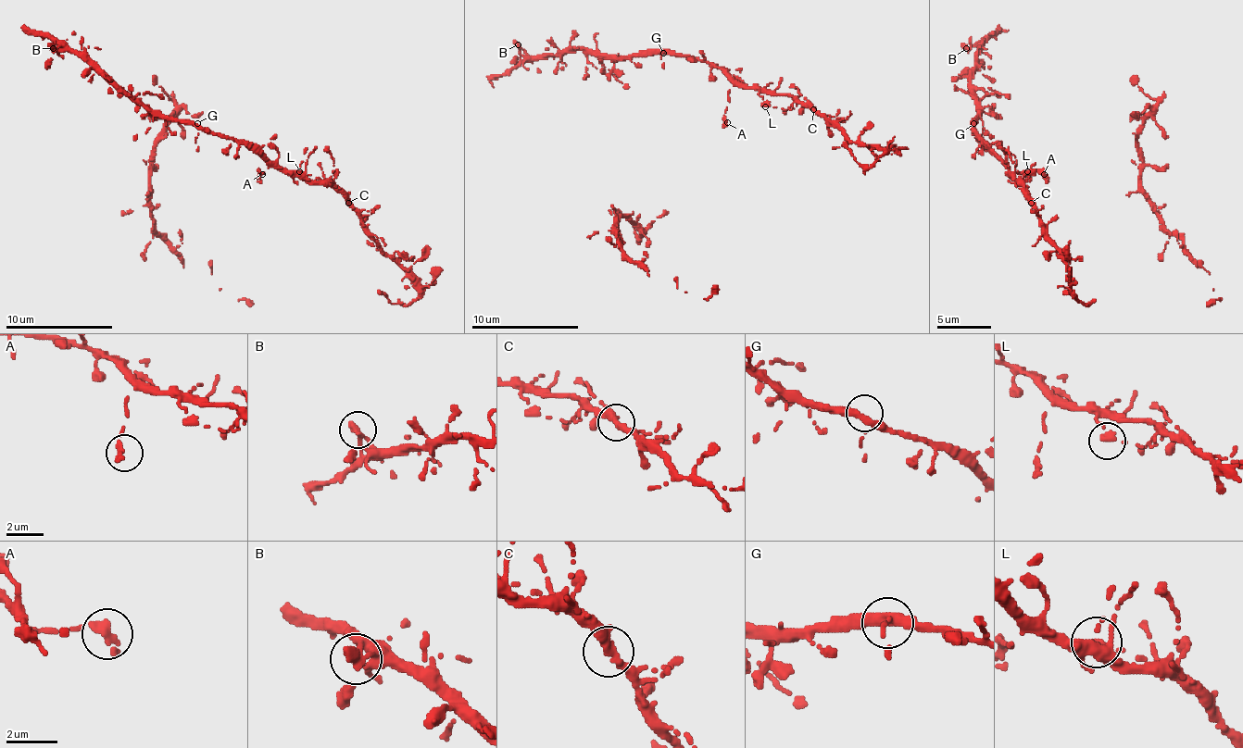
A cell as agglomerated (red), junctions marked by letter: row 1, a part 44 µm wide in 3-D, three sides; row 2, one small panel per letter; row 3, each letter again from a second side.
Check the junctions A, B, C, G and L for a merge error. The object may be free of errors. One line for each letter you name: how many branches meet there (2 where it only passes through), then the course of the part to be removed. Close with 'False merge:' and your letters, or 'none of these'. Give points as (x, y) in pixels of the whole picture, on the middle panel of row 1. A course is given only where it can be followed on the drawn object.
False merge: none of these

